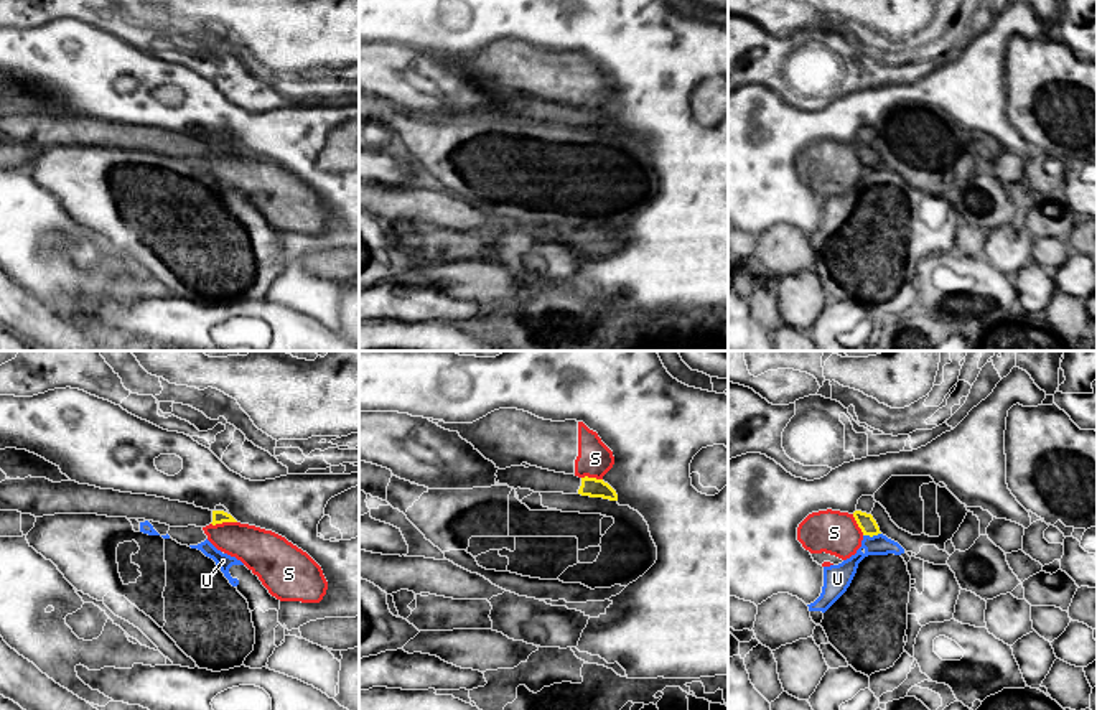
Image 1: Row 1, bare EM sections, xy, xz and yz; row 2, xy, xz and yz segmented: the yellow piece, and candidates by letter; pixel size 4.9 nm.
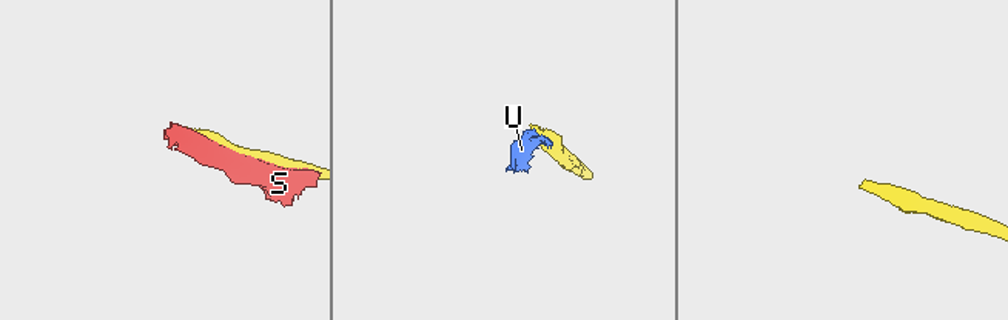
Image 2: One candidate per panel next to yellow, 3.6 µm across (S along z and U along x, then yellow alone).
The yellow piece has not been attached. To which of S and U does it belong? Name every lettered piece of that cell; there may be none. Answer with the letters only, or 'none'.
none

